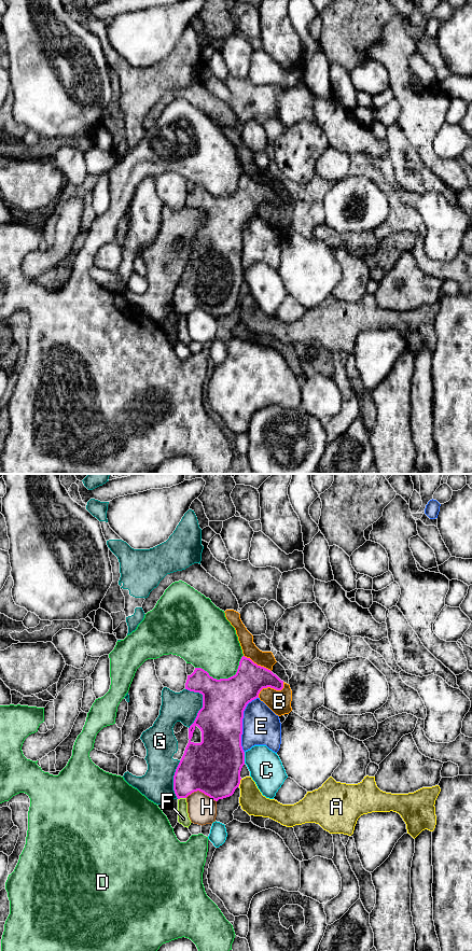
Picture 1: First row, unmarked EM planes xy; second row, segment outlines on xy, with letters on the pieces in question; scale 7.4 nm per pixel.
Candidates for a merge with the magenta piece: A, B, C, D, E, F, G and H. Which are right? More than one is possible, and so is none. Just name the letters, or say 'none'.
none

